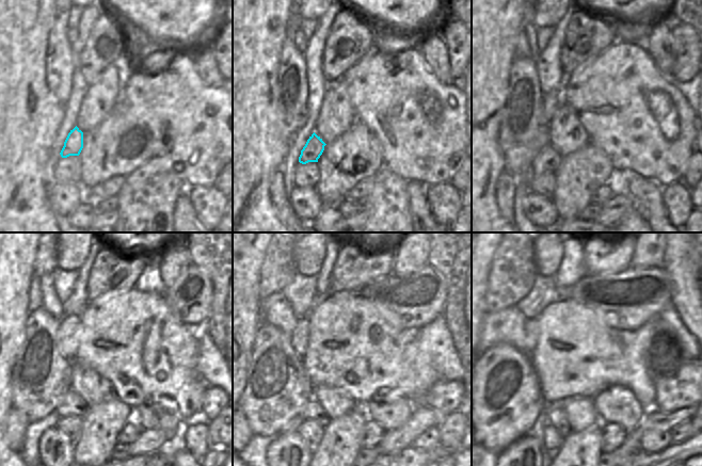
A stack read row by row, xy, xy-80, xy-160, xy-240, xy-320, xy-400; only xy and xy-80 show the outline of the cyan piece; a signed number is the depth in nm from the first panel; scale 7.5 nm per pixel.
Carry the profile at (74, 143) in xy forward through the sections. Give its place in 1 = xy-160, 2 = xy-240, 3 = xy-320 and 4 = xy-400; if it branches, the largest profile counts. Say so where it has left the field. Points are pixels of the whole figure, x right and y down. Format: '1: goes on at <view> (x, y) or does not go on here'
1: goes on at xy-160 (548, 160)
2: goes on at xy-240 (72, 404)
3: goes on at xy-320 (313, 411)
4: goes on at xy-400 (555, 415)

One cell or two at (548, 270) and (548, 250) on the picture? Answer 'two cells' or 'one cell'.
one cell

